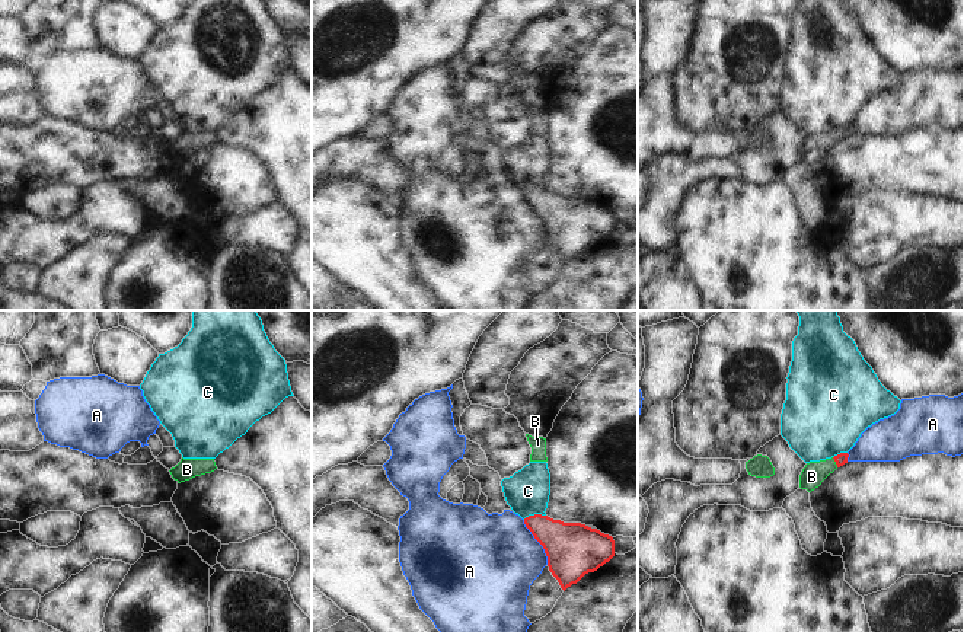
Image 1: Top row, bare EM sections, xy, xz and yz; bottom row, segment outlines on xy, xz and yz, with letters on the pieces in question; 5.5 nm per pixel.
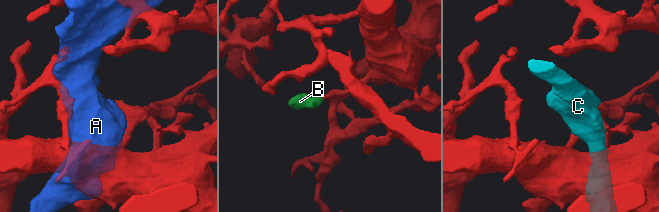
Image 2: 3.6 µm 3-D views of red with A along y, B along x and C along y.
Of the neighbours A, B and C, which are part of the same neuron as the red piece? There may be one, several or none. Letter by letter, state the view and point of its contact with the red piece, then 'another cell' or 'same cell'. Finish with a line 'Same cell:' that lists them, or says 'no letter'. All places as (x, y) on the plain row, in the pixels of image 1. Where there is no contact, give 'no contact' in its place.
A: meets red in xz at (538, 214); another cell
B: meets red in yz at (835, 134); same cell
C: meets red in xz at (535, 188); another cell
Same cell: B

